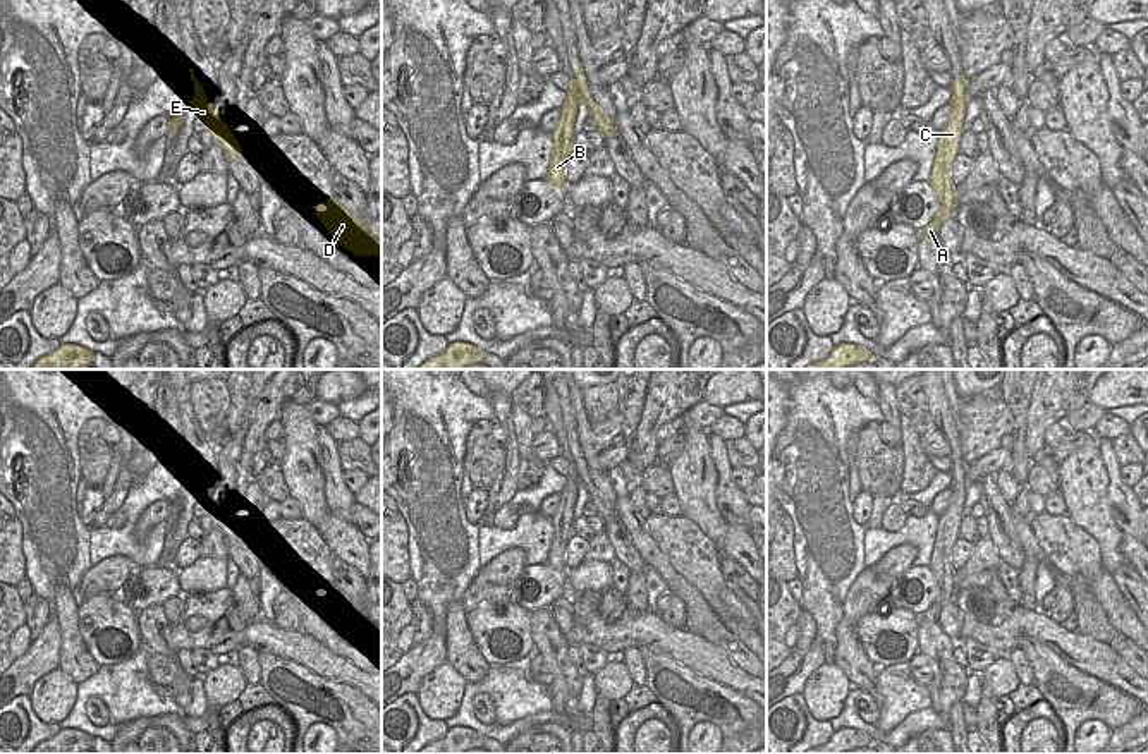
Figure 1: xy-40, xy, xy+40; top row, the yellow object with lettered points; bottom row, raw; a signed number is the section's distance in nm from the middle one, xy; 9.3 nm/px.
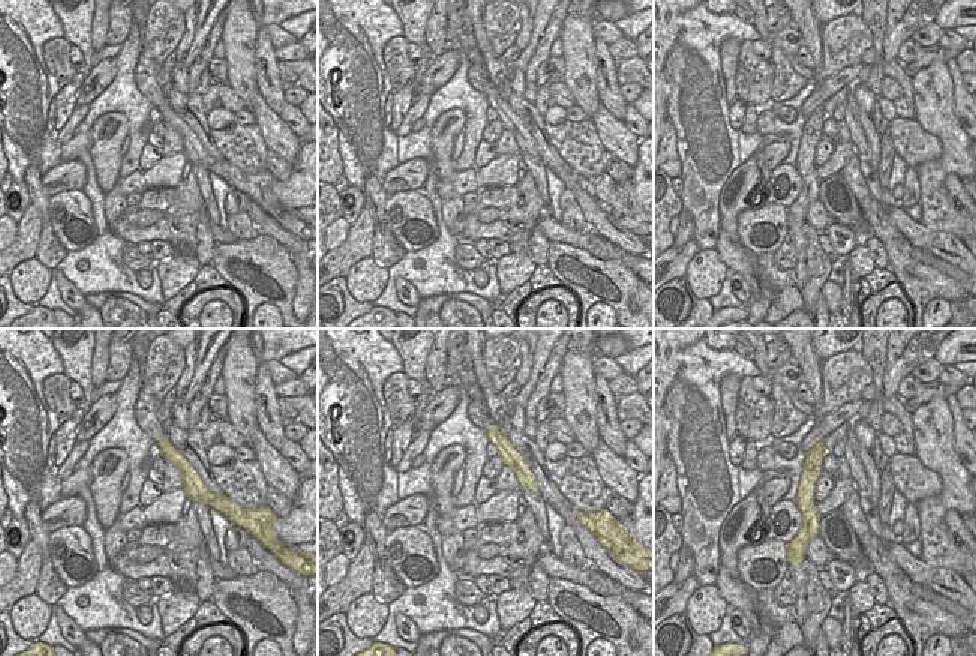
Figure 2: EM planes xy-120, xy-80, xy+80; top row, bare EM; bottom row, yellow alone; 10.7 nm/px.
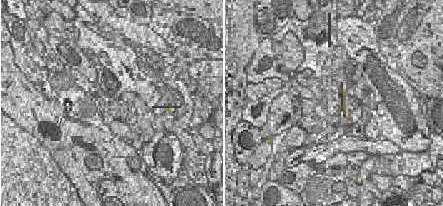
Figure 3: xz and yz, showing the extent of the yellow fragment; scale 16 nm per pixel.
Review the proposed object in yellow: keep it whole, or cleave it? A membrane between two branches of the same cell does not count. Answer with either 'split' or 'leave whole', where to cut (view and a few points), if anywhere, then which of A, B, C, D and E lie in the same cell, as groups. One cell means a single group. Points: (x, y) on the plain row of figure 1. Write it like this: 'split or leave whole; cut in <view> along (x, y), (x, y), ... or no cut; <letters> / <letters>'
split; cut in xy along (574, 464), (581, 485); A B C / D E

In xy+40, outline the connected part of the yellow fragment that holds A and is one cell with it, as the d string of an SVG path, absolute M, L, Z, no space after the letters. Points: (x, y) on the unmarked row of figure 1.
M952 464L952 483L949 486L952 495L945 512L938 519L937 538L928 565L940 587L940 596L923 615L919 615L930 622L938 622L940 610L956 598L956 575L950 565L950 556L952 546L959 538L968 484L962 464Z

